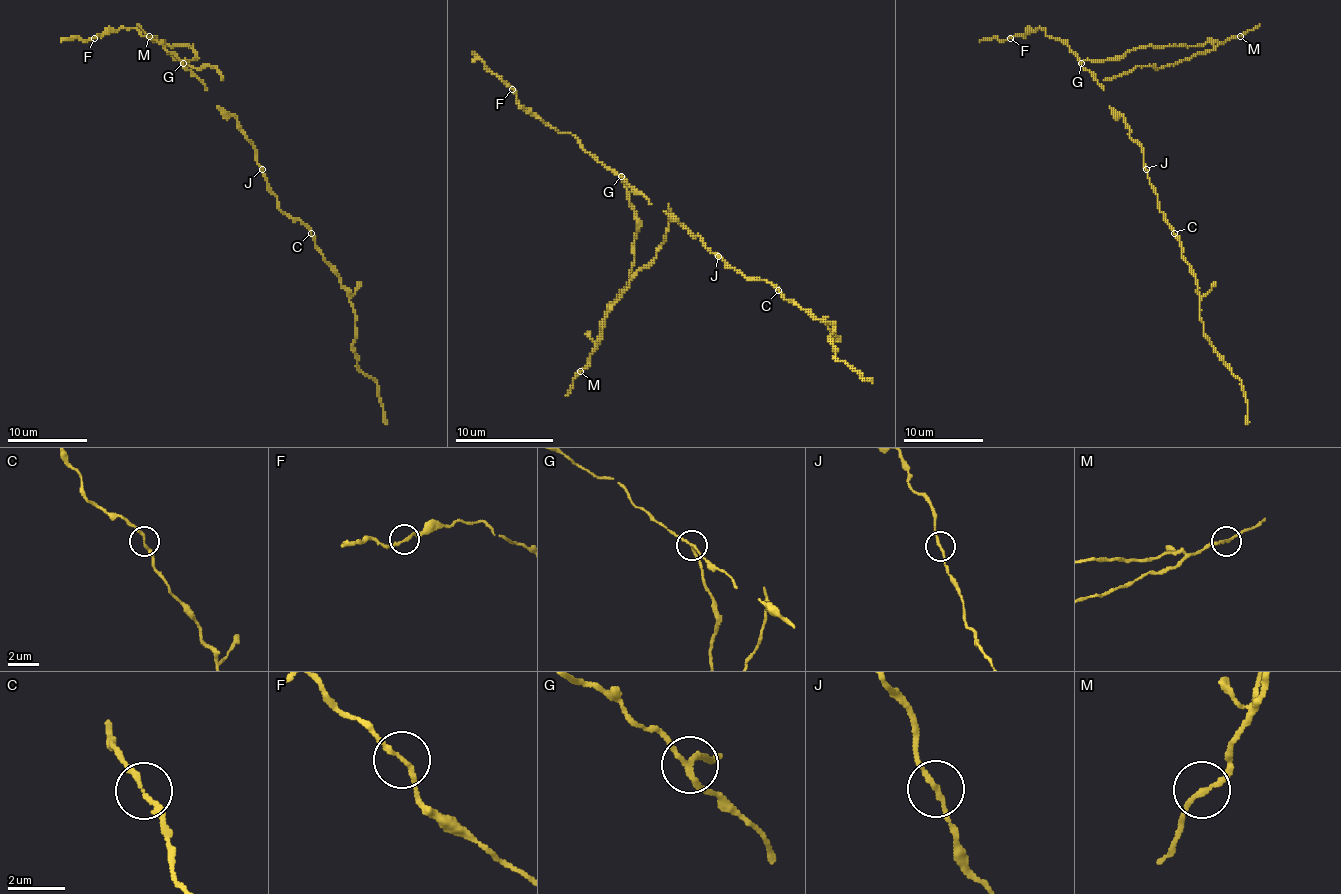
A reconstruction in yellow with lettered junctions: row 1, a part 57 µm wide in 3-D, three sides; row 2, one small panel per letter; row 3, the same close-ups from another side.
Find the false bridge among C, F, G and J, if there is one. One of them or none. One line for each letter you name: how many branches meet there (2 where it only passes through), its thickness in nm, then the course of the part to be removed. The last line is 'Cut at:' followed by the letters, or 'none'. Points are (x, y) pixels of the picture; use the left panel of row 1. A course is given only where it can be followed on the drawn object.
G: Branches: 3. Thickness 160 nm. Course of the part to remove: (183, 62), (195, 56), (193, 46), (165, 42), (175, 58), (189, 66), (211, 66), (221, 74), (221, 80)
Cut at: G

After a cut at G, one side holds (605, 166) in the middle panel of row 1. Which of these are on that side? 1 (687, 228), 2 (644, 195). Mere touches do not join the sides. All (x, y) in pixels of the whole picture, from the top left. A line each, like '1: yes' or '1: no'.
1: yes
2: yes

